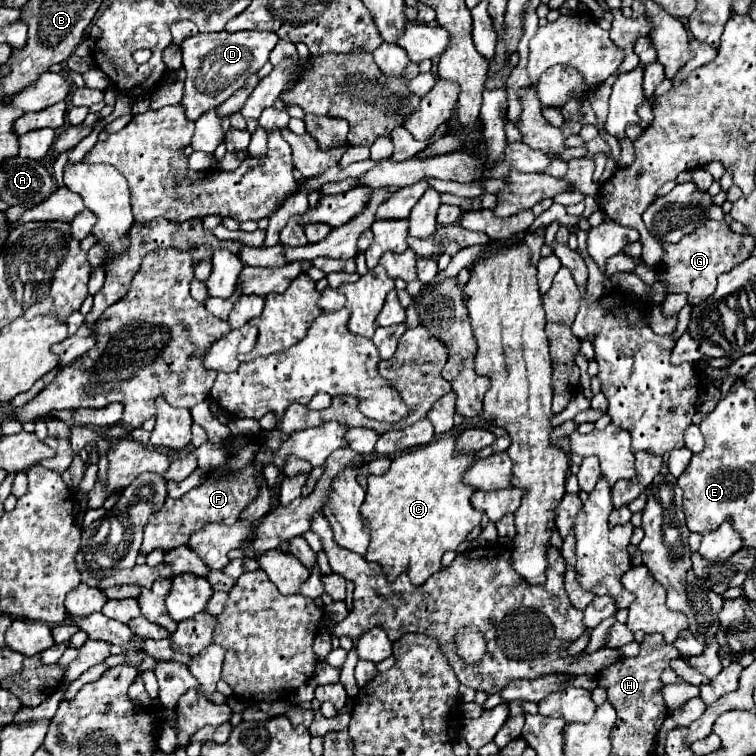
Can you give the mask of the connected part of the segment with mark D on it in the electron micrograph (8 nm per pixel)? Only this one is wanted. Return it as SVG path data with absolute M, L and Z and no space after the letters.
M213 32L213 34L195 34L181 42L183 66L187 70L183 106L189 120L197 120L203 112L213 106L223 104L239 86L245 84L249 74L259 72L259 68L269 60L269 52L279 42L277 34L269 32Z

